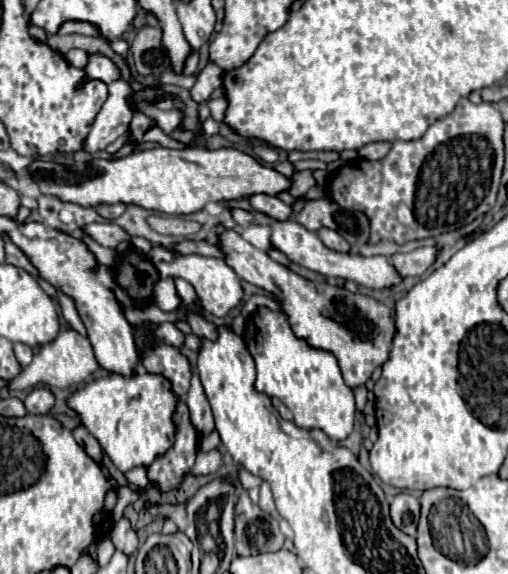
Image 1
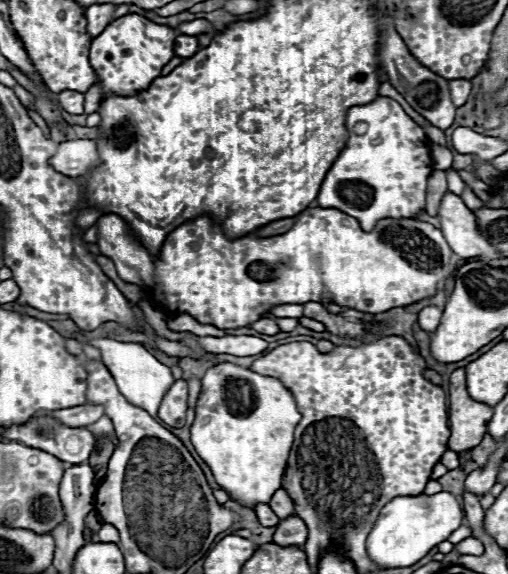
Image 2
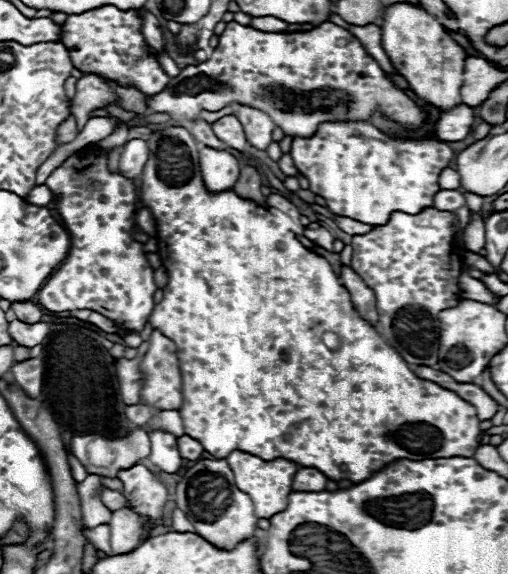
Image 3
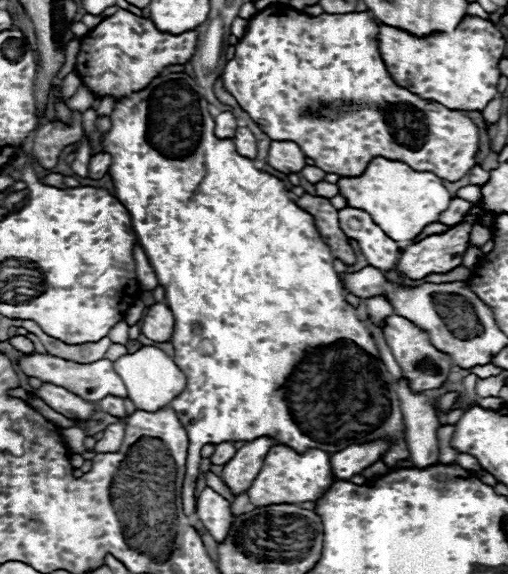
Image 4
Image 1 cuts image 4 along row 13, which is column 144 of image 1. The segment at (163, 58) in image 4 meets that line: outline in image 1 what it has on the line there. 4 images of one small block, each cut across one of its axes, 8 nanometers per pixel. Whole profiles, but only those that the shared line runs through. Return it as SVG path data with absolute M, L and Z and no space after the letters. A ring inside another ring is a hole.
M136 112L136 116L132 118L132 124L130 124L130 134L132 134L132 140L140 140L142 134L152 126L154 122L150 118L146 118L144 114Z

